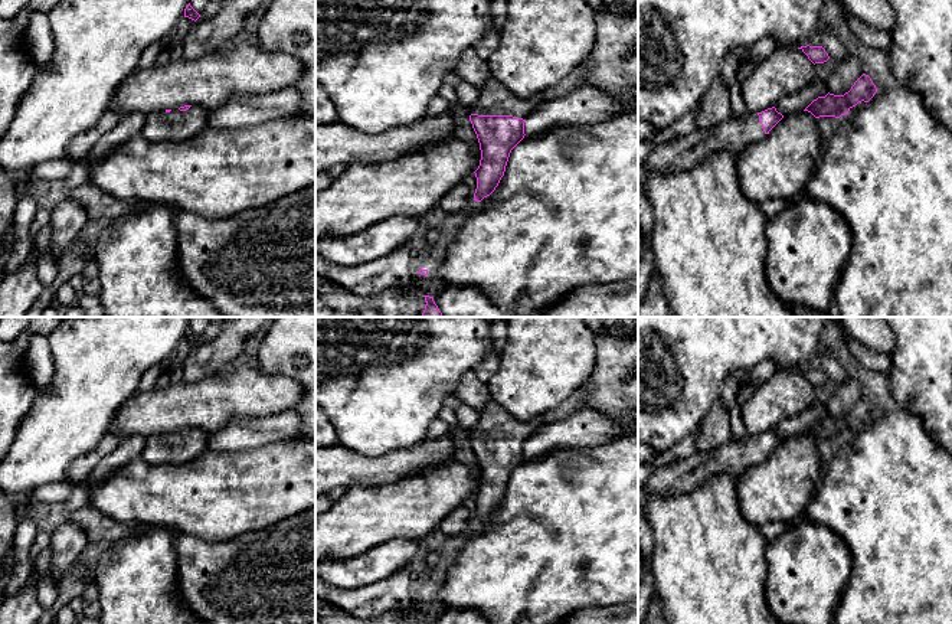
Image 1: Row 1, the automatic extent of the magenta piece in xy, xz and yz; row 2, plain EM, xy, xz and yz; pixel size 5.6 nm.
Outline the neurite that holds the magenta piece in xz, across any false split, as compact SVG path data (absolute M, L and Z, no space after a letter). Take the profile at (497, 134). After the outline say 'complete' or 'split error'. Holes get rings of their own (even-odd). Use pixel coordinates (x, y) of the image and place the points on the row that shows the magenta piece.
M490 79L480 86L478 99L468 107L470 121L477 134L481 160L474 171L474 200L490 196L504 176L511 150L524 138L524 122L544 101L543 94L521 99L503 84Z; split error

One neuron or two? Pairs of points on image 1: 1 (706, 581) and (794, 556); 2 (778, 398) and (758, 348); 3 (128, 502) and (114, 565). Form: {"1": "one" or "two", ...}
{"1": "two", "2": "two", "3": "two"}

